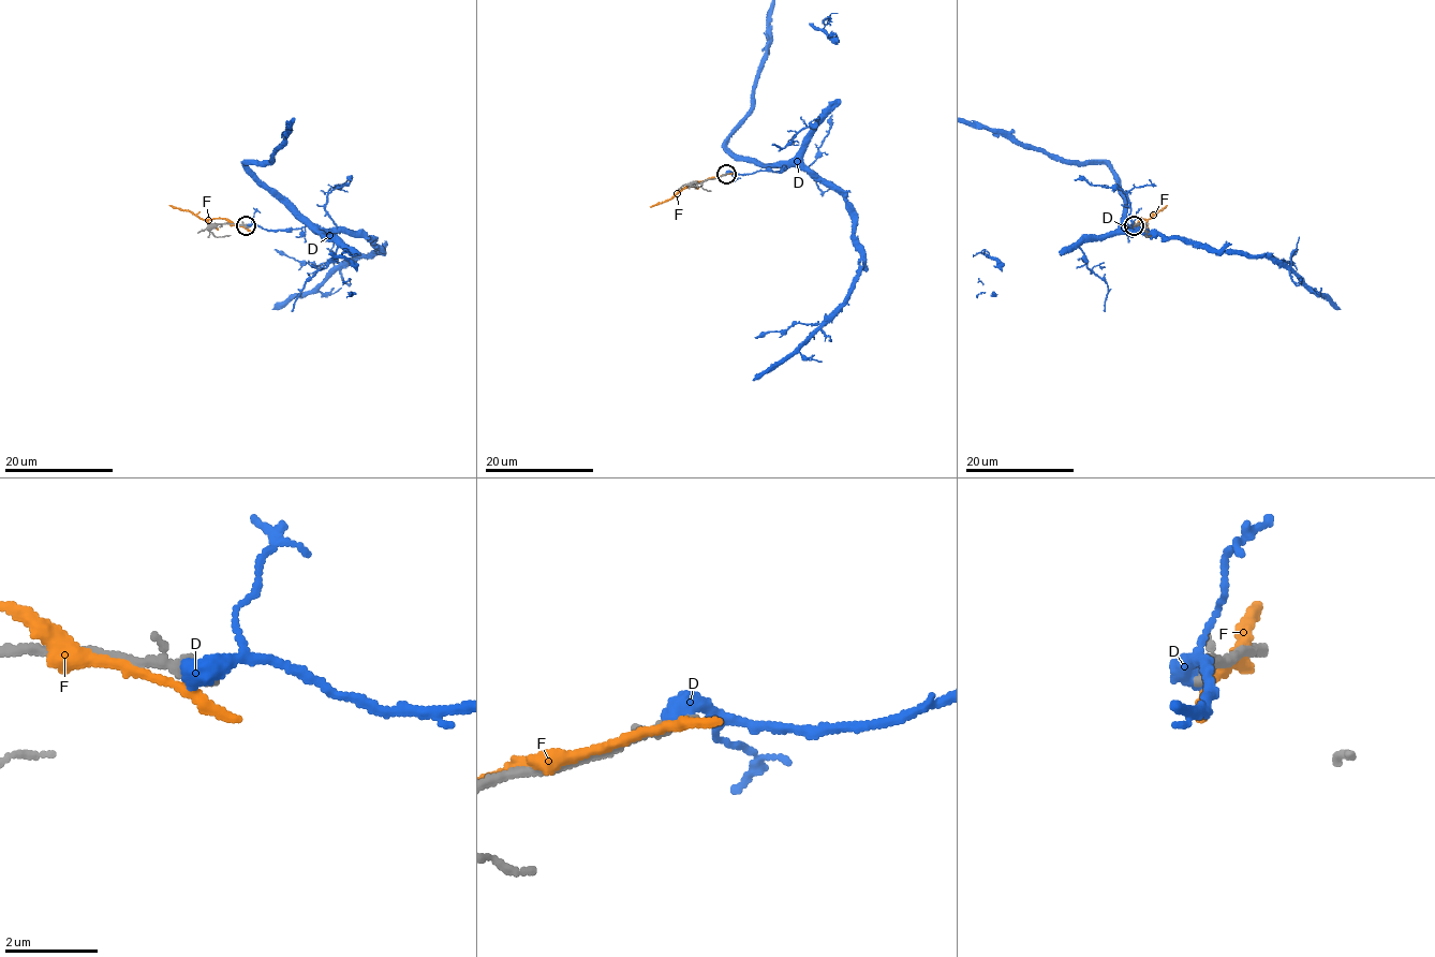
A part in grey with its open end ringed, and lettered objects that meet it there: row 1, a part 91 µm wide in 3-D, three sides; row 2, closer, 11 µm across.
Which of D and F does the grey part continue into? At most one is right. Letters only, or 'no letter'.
D

